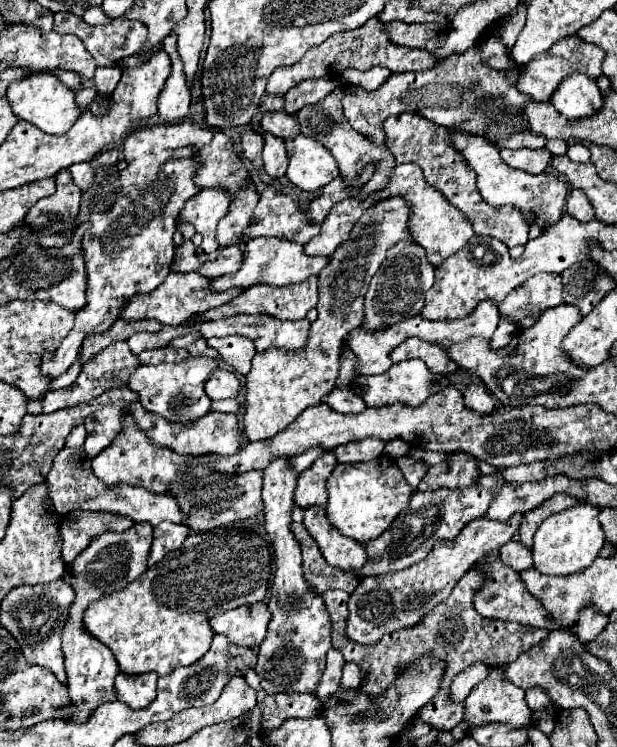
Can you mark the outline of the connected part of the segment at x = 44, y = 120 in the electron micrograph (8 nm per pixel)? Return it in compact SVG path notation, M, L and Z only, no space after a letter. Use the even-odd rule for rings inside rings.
M32 73L20 81L10 83L10 87L6 89L6 99L10 101L10 107L18 119L24 119L52 135L66 133L80 115L80 111L76 109L76 103L74 103L74 91L64 87L50 73L38 73L38 75Z

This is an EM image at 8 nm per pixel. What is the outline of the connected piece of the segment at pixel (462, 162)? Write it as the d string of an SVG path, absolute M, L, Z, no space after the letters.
M414 113L388 117L382 123L382 129L386 133L386 147L390 147L390 153L396 157L396 161L420 165L426 181L438 191L442 191L442 195L464 213L464 217L472 223L472 229L476 235L490 235L494 239L504 241L508 247L526 245L528 223L524 221L520 211L516 211L514 207L490 207L480 197L476 189L474 169L468 167L466 159L462 159L462 153L456 151L454 141L450 139L450 129L430 123L428 119L422 119L422 115L414 115Z

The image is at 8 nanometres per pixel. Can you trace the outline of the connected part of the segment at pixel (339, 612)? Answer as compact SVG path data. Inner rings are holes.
M482 567L470 569L454 587L450 593L450 599L444 599L422 619L422 623L416 623L414 627L406 627L402 631L396 631L394 635L384 635L376 645L360 645L354 643L352 639L346 639L346 619L348 619L348 593L346 591L326 591L322 593L326 609L332 617L332 647L336 647L346 661L352 661L360 667L362 673L362 683L360 689L370 697L376 699L388 691L388 687L394 685L402 669L408 669L416 665L422 657L436 657L444 661L444 689L438 691L438 695L432 699L432 703L426 703L424 707L418 709L418 713L412 717L414 721L422 721L436 731L450 731L454 725L462 721L464 715L464 705L462 703L452 703L448 697L448 687L454 679L456 673L466 669L468 665L482 661L488 667L502 667L506 663L512 663L520 653L528 651L530 647L542 643L548 637L546 629L538 627L526 627L520 623L512 621L502 621L502 619L486 619L478 615L474 609L474 595L480 591L482 583L486 581L486 573Z

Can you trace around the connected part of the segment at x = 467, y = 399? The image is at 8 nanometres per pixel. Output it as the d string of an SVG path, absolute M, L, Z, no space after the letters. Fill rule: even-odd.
M468 385L468 389L464 391L464 403L470 411L480 415L488 415L496 407L484 385Z

